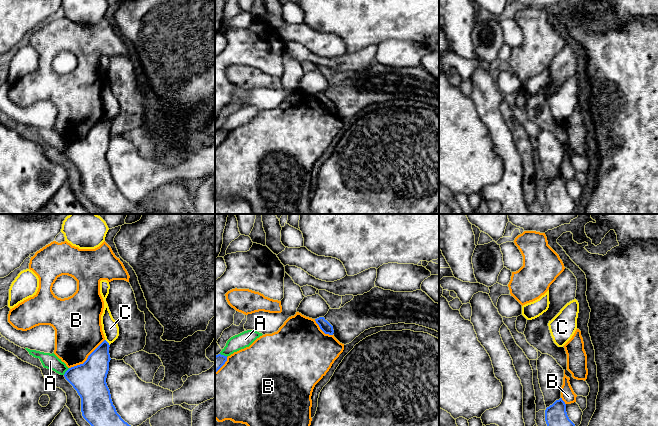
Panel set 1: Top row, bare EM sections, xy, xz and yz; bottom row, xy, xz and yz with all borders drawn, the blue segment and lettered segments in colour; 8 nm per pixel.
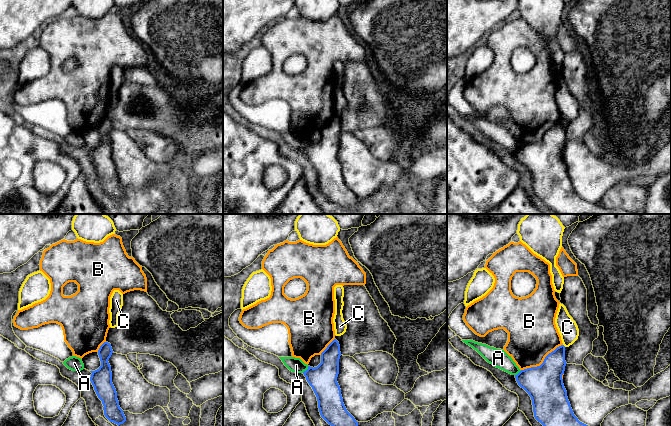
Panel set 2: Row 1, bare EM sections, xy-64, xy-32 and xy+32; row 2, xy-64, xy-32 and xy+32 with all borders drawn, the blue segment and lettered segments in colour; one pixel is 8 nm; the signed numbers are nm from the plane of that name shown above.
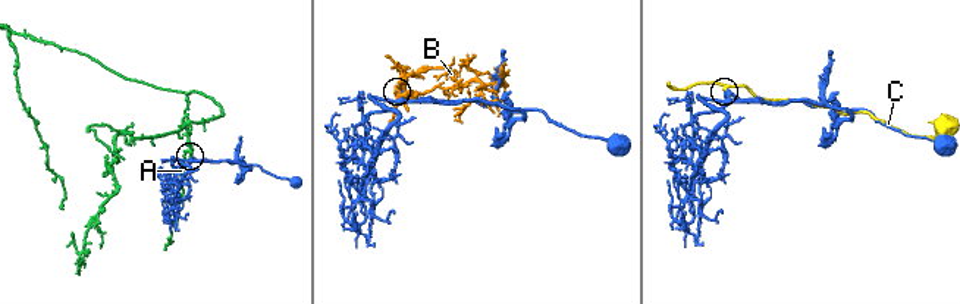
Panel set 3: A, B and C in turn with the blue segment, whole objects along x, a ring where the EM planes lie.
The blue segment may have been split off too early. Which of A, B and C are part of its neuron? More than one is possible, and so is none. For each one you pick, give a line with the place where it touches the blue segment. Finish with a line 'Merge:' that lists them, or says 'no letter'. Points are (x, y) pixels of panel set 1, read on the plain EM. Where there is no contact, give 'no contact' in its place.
Merge: no letter

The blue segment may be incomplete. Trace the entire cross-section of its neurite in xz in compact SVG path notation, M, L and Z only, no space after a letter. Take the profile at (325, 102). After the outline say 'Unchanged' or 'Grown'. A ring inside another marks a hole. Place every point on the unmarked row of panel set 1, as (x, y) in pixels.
M319 93L315 97L325 110L333 111L333 102L324 93Z. Unchanged

